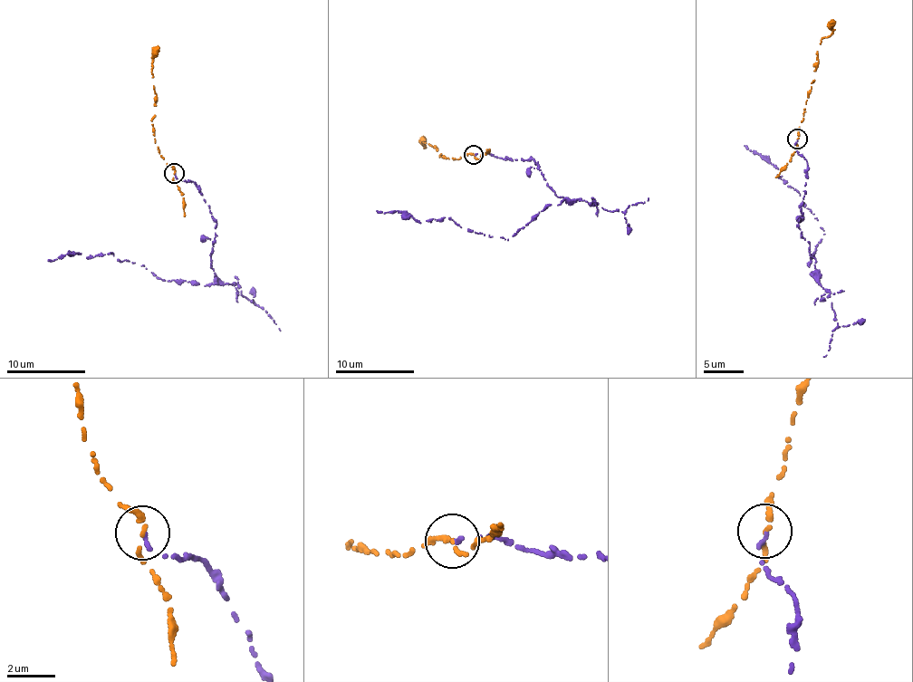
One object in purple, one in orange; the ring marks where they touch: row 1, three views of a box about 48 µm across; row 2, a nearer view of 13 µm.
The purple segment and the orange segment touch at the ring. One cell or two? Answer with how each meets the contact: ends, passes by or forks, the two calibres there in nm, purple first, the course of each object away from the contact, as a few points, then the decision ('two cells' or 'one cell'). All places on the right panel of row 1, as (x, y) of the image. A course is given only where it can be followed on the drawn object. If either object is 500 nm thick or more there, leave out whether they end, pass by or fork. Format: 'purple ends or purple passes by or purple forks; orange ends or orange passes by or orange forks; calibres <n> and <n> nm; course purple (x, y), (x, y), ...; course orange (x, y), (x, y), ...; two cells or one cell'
purple ends; orange passes by; calibres 160 and 180 nm; course purple (798, 139), (807, 168), (798, 227), (816, 260), (812, 273), (807, 265), (824, 234), (776, 168), (744, 145); course orange (797, 139), (812, 88), (821, 41), (831, 34), (830, 23); two cells

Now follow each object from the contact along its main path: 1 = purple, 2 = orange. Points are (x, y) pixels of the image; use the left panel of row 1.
1: (175, 172), (197, 187), (217, 222), (209, 283), (163, 280), (110, 253), (47, 260)
2: (173, 172), (159, 153), (152, 125), (156, 94), (152, 73), (154, 51), (159, 48)

